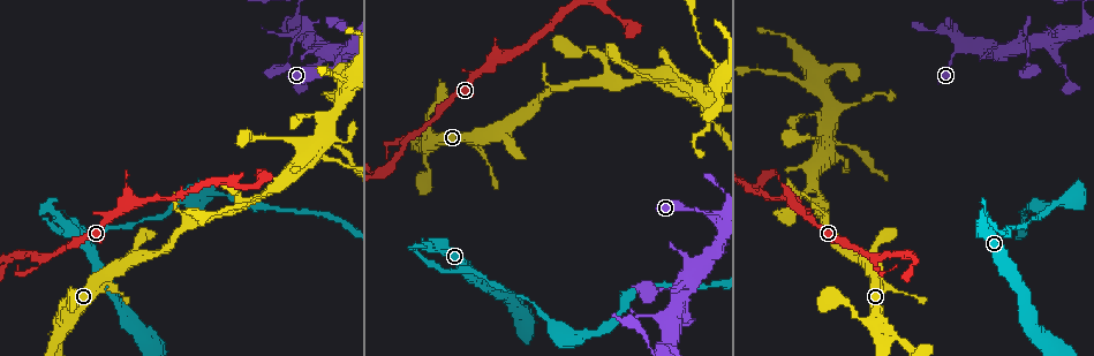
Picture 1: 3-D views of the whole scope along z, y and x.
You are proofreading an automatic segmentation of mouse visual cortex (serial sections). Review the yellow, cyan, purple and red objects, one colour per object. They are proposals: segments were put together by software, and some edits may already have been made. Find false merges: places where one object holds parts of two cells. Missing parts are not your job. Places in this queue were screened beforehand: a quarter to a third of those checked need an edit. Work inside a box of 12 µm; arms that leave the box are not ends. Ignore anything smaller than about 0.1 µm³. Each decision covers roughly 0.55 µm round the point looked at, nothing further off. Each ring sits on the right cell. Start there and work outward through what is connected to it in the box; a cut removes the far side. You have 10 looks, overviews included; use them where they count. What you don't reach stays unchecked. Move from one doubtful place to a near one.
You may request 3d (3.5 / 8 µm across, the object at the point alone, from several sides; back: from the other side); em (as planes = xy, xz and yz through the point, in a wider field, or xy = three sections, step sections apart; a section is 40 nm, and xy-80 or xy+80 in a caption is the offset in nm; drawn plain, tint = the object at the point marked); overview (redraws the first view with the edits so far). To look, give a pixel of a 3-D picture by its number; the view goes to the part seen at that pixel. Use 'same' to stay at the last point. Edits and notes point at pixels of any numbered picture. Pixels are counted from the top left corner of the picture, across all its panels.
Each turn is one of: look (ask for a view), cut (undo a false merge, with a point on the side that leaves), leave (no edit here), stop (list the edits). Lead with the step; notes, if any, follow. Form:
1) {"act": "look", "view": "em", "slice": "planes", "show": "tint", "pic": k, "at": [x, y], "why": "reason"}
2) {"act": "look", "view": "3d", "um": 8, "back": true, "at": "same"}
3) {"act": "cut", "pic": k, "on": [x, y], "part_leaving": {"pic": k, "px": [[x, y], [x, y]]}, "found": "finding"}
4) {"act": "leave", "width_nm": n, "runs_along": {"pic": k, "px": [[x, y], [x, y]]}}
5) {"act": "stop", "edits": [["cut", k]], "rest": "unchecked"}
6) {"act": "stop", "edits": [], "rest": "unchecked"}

{"act": "look", "view": "3d", "um": 3.5, "pic": 1, "at": [813, 188], "why": "small branch off a trunk"}

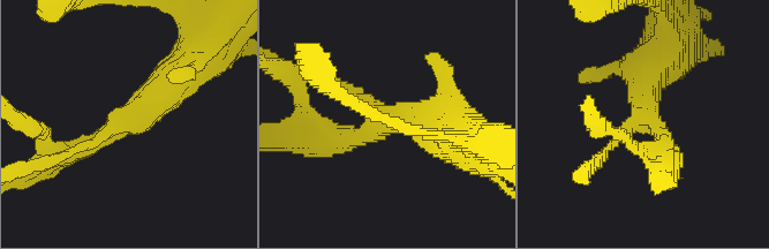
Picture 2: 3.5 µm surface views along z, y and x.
{"act": "look", "view": "em", "slice": "xy", "step": 5, "show": "tint", "pic": 2, "at": [649, 116]}

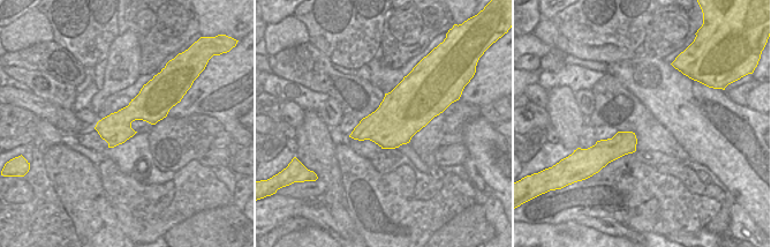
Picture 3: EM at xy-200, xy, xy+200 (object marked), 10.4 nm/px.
{"act": "leave", "arm_widths_nm": [150, 300, 450], "runs_along": {"pic": 2, "px": [[66, 157], [105, 136], [183, 68]]}, "found": "continuous, no second cell"}

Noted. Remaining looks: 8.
{"act": "look", "view": "3d", "um": 8, "pic": 1, "at": [824, 148], "why": "two arms at a narrow angle"}

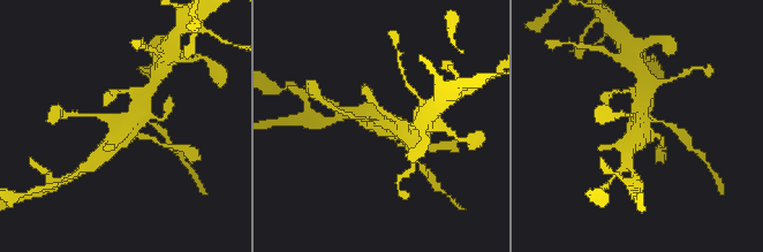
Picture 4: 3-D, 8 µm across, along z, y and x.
{"act": "look", "view": "em", "slice": "planes", "show": "tint", "pic": 4, "at": [384, 124], "why": "shape alone is not enough"}

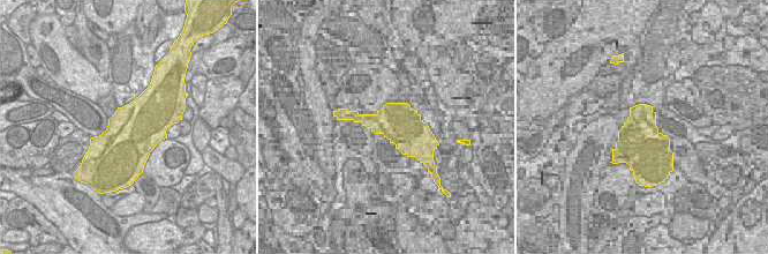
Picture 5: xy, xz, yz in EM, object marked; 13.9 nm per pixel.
{"act": "leave", "runs_along": {"pic": 4, "px": [[98, 158], [125, 130], [141, 106]]}, "found": "continuous, no second cell"}

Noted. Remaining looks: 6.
{"act": "look", "view": "3d", "um": 8, "pic": 1, "at": [316, 39], "why": "arms part here"}

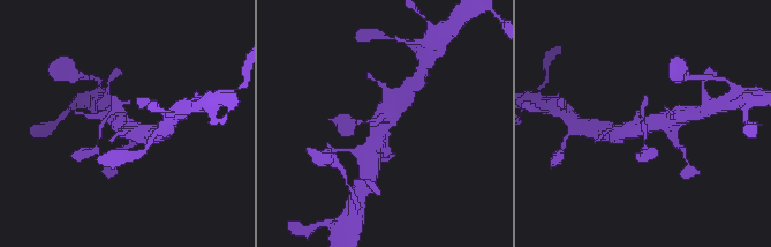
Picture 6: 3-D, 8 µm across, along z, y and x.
{"act": "look", "view": "em", "slice": "xy", "step": 2, "show": "tint", "pic": 6, "at": [388, 115]}

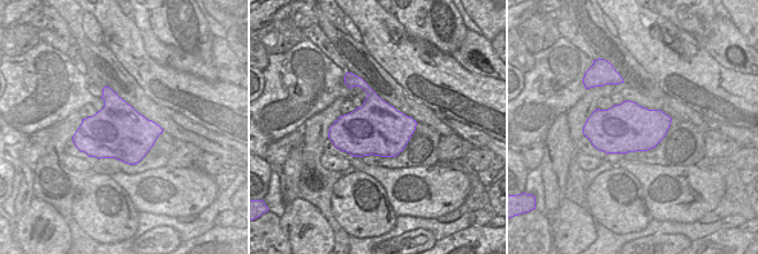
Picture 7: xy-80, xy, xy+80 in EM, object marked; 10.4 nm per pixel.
{"act": "cut", "pic": 6, "on": [113, 97], "found": "two cells meet here"}

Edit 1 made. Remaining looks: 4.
{"act": "look", "view": "overview", "why": "redraw"}

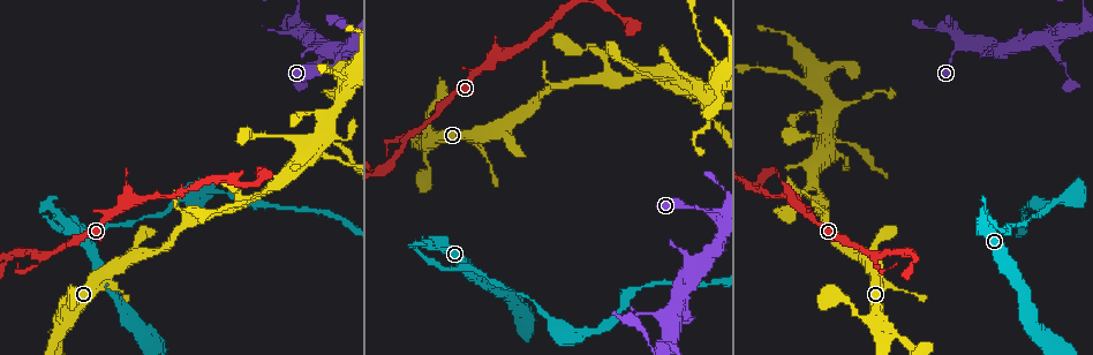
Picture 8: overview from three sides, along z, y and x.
{"act": "look", "view": "3d", "um": 8, "pic": 8, "at": [412, 246], "why": "a narrow waist"}

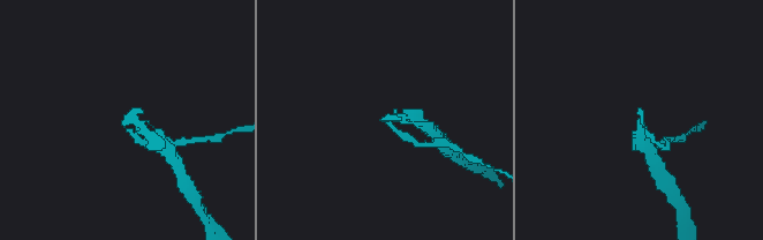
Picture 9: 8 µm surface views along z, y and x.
{"act": "look", "view": "em", "slice": "xy", "step": 1, "show": "tint", "pic": 9, "at": [126, 128]}

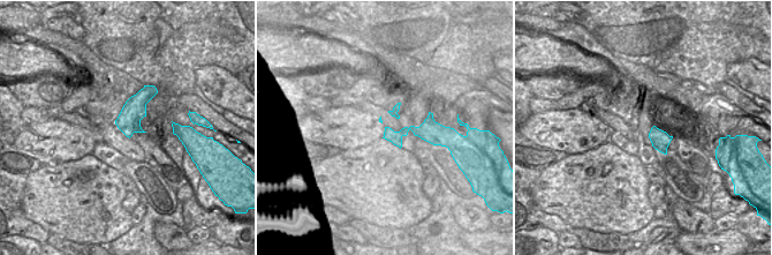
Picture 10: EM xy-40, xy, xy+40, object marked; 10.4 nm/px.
{"act": "cut", "pic": 9, "on": [659, 144], "part_leaving": {"pic": 9, "px": [[392, 118], [387, 124], [410, 140]]}, "found": "two cells meet here"}

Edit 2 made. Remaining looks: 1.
{"act": "stop", "edits": [["cut", 6], ["cut", 9]], "rest": "unchecked"}

